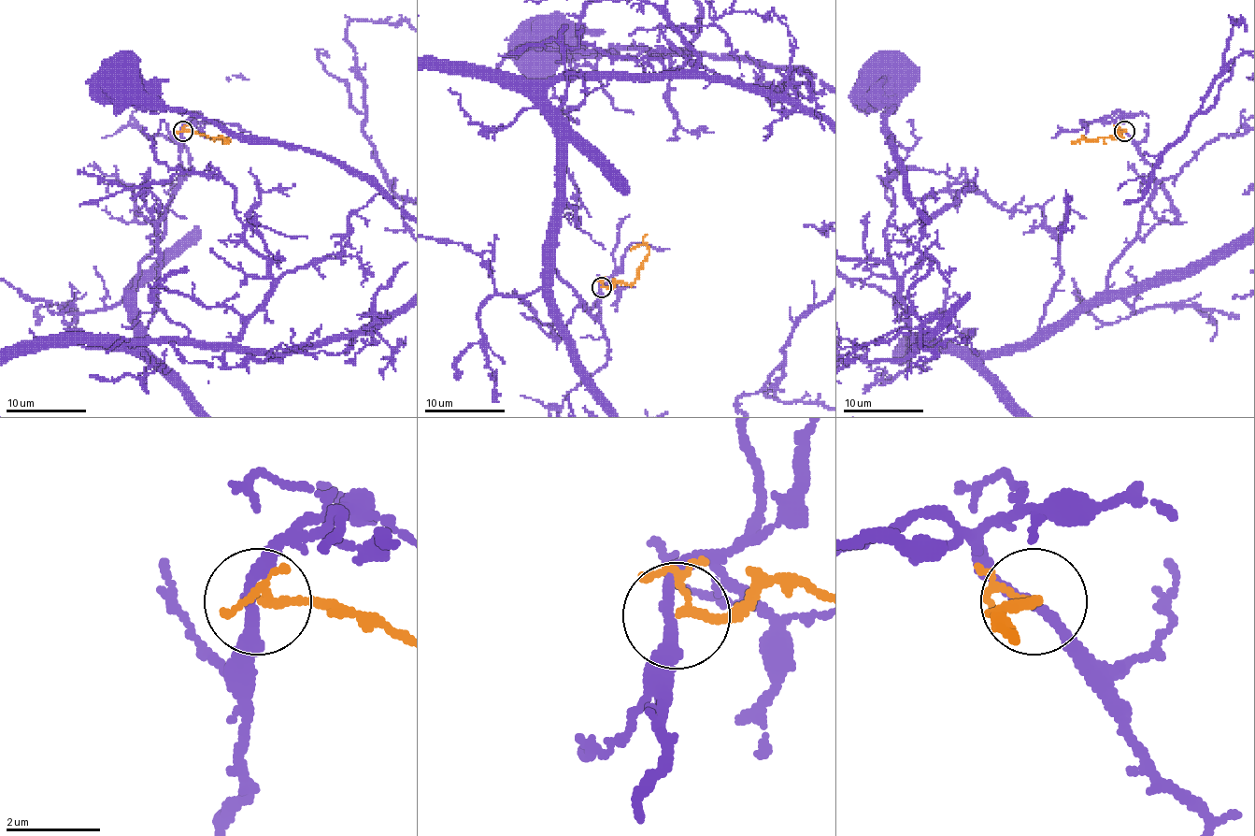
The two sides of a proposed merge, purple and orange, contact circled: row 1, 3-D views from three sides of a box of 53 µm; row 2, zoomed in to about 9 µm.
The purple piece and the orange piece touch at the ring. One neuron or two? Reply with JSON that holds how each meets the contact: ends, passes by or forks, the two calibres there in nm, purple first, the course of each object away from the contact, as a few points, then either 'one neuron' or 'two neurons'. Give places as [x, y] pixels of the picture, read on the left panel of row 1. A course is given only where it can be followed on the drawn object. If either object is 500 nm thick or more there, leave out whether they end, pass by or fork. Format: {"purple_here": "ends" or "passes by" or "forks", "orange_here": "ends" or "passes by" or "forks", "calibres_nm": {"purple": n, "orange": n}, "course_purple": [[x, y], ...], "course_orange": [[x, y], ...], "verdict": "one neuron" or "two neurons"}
{"purple_here": "passes by", "orange_here": "forks", "calibres_nm": {"purple": 220, "orange": 120}, "course_purple": [[182, 131], [134, 353], [230, 342], [273, 274], [235, 190], [156, 157], [158, 113], [114, 77]], "course_orange": [[182, 131], [230, 139], [212, 139]], "verdict": "two neurons"}

